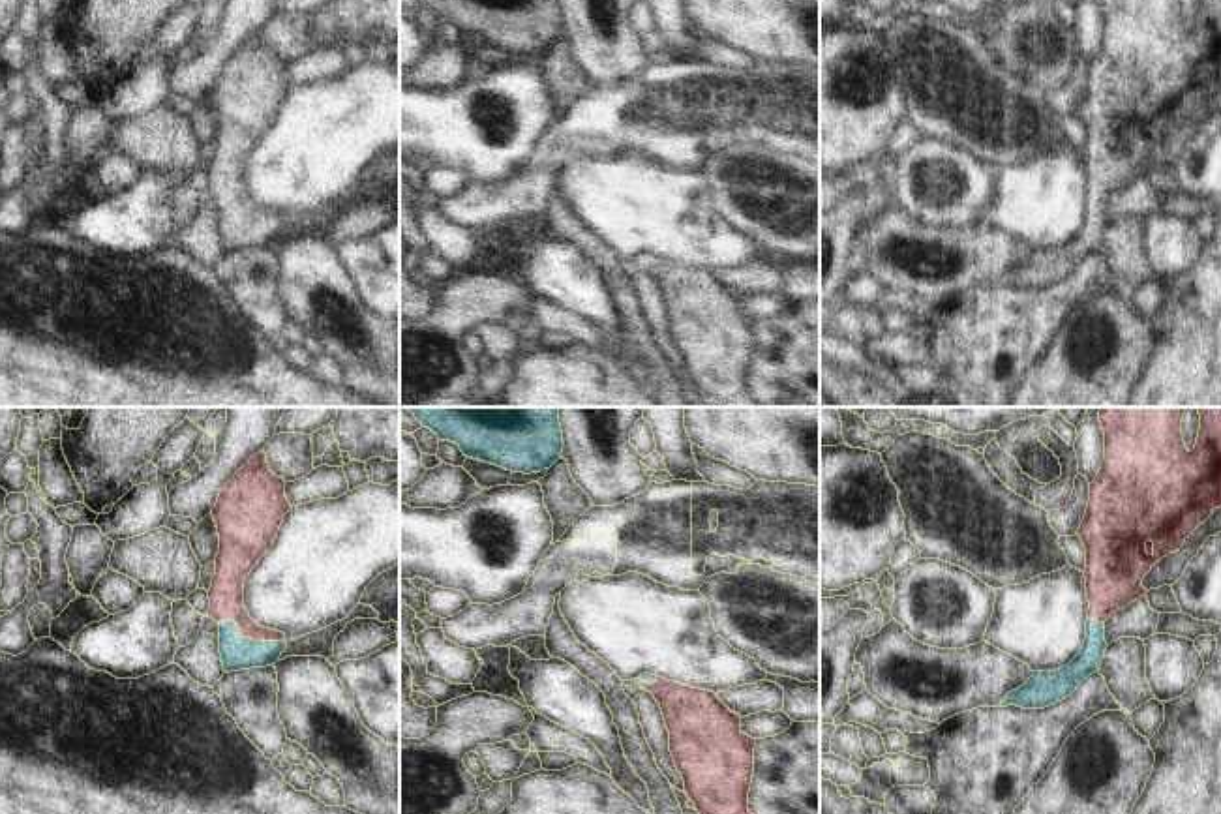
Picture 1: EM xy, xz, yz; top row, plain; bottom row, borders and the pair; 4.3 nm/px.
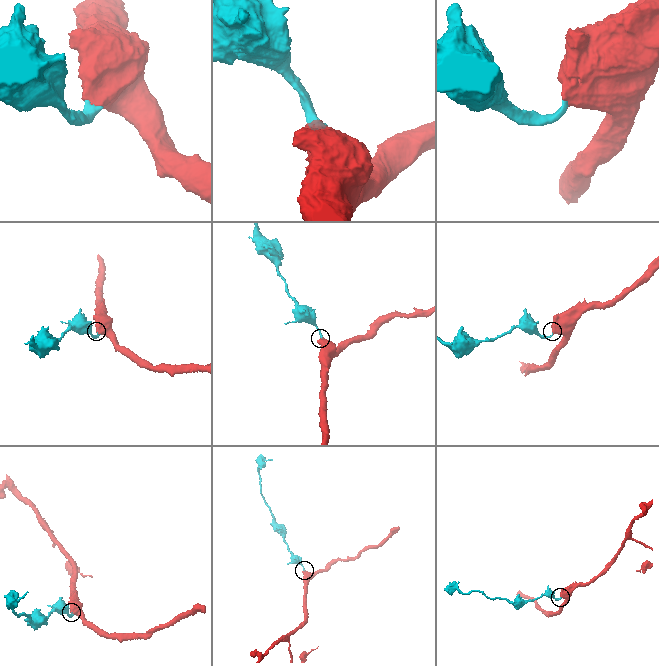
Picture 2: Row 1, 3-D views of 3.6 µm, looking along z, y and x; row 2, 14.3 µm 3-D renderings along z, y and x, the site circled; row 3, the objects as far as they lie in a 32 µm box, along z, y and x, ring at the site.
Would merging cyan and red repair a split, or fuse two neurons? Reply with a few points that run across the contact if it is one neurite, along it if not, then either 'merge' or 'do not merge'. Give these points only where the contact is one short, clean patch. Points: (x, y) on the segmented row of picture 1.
line xy (237, 653), (248, 638), (227, 610), (226, 595); merge

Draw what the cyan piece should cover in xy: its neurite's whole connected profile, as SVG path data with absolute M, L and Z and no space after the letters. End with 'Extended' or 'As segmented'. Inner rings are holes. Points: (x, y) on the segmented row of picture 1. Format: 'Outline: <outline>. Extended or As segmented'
Outline: M259 452L225 484L212 508L219 550L206 615L219 625L219 655L227 673L274 666L287 649L285 634L259 626L244 606L244 580L274 546L291 508L285 484L270 471L266 454Z. Extended

